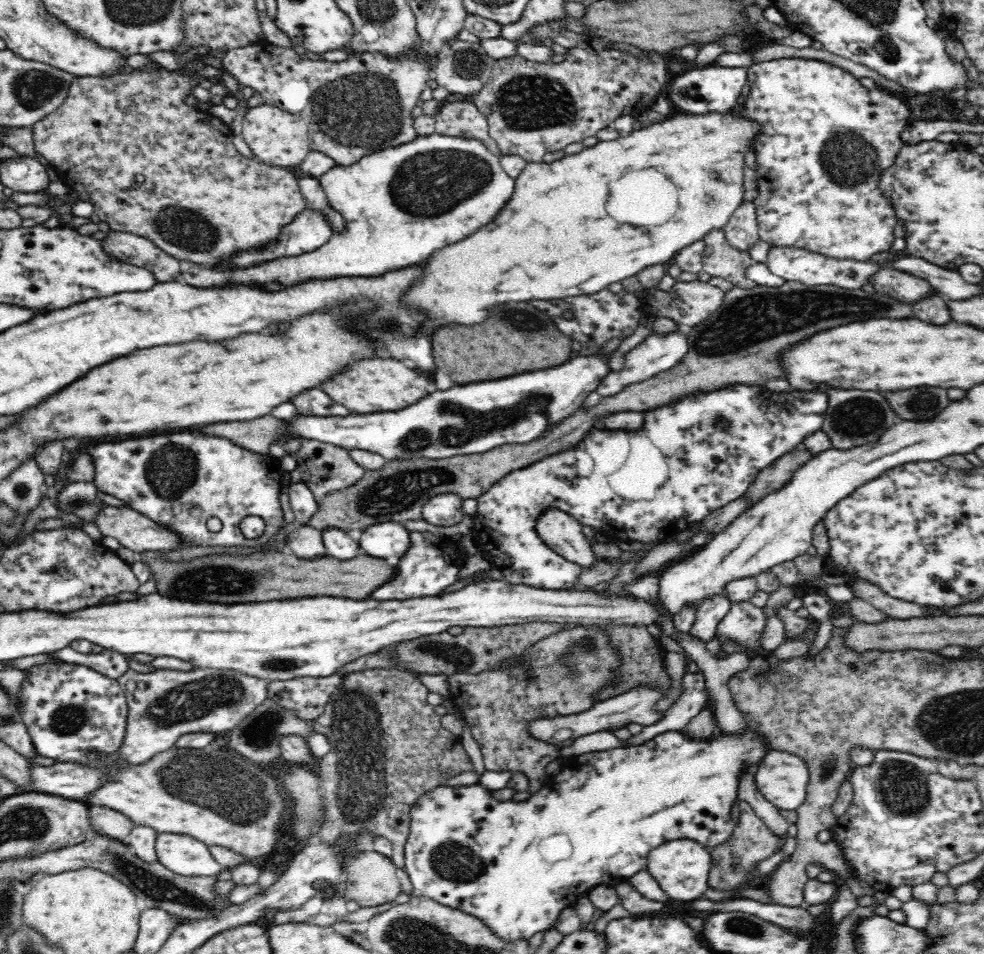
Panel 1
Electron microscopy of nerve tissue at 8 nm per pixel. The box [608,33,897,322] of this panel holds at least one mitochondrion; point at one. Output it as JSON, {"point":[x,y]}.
{"point":[849,159]}

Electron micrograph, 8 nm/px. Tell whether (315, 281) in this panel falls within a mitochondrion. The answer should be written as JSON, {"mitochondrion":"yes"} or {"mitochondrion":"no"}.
{"mitochondrion":"no"}

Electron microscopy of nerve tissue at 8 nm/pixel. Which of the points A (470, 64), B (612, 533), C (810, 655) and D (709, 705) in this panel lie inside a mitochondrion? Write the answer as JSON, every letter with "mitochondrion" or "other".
{"A":"mitochondrion","B":"other","C":"other","D":"other"}

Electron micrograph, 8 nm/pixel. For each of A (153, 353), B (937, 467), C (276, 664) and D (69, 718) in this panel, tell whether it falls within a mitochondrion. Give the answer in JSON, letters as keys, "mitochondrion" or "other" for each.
{"A":"other","B":"other","C":"mitochondrion","D":"mitochondrion"}

